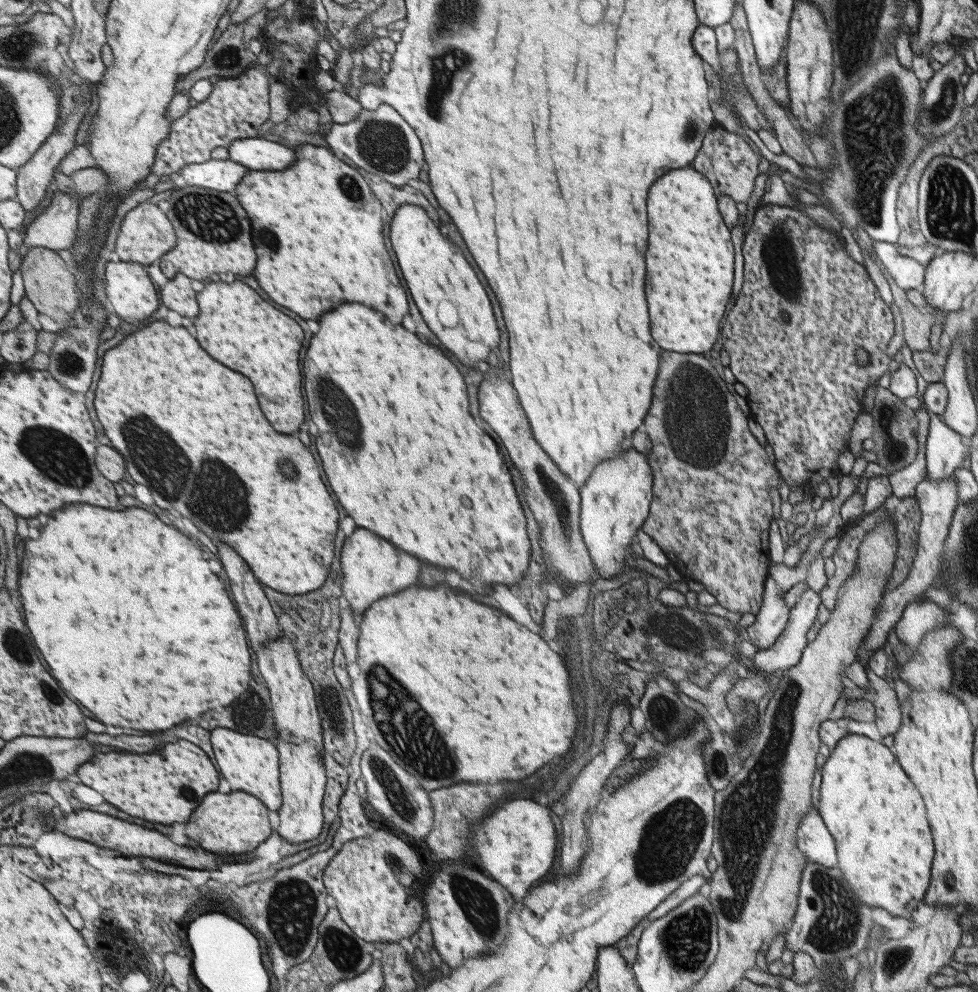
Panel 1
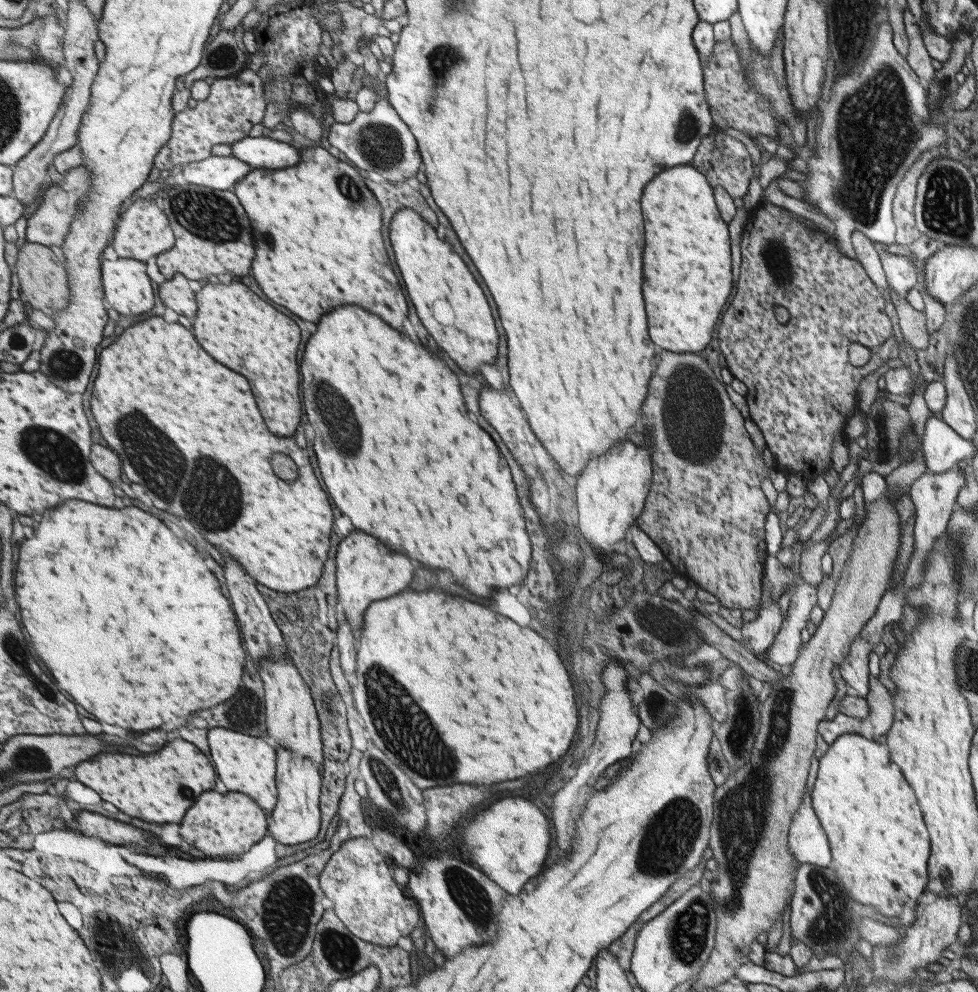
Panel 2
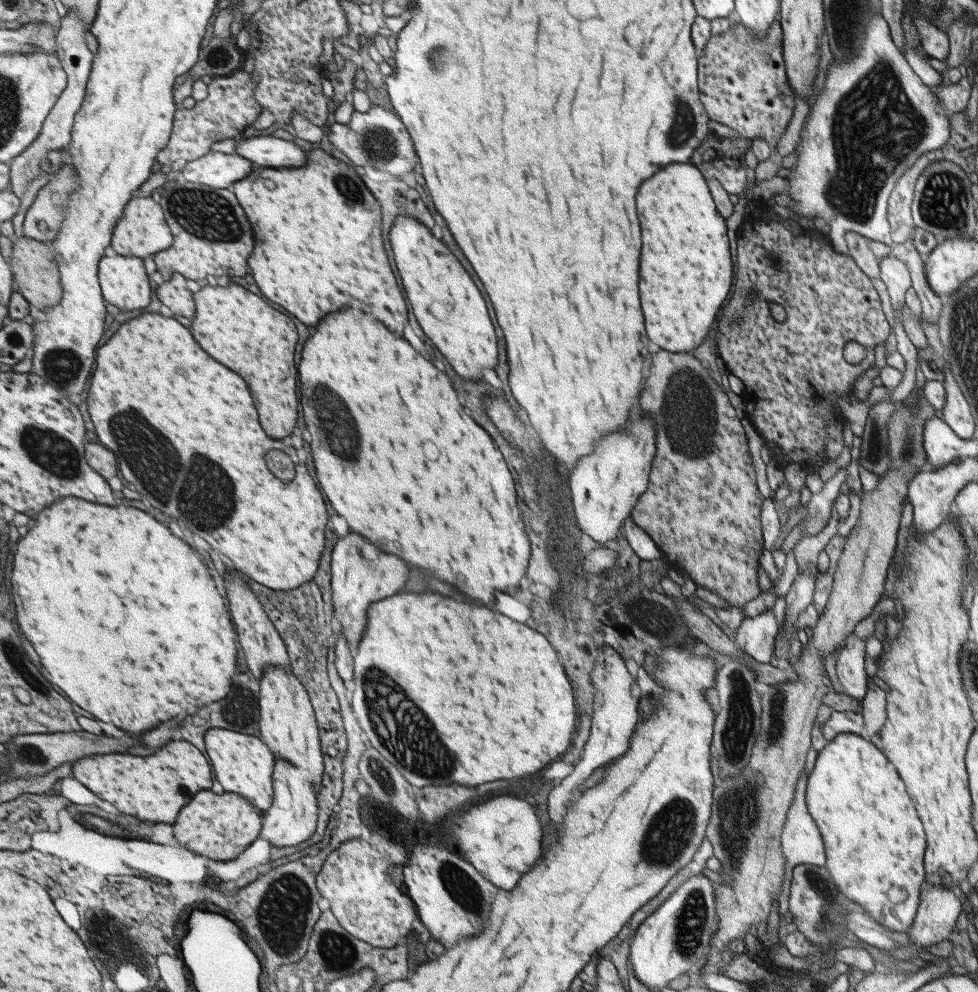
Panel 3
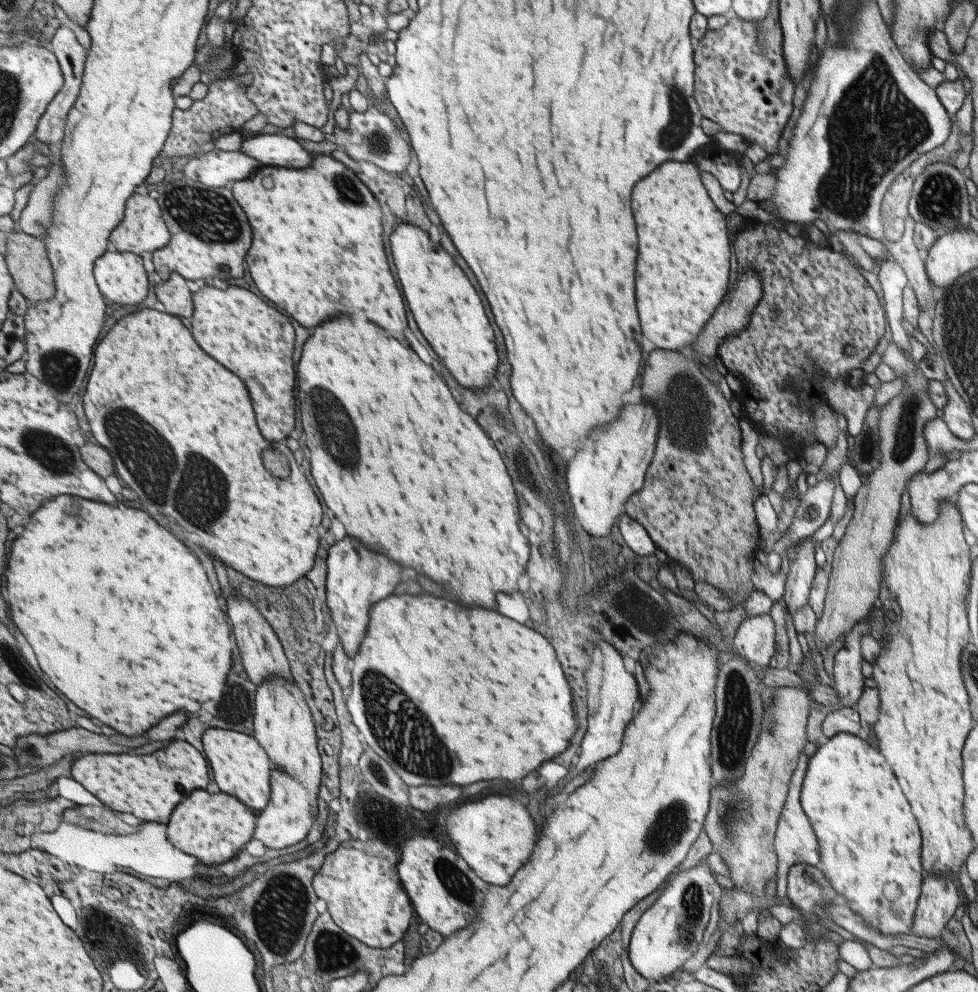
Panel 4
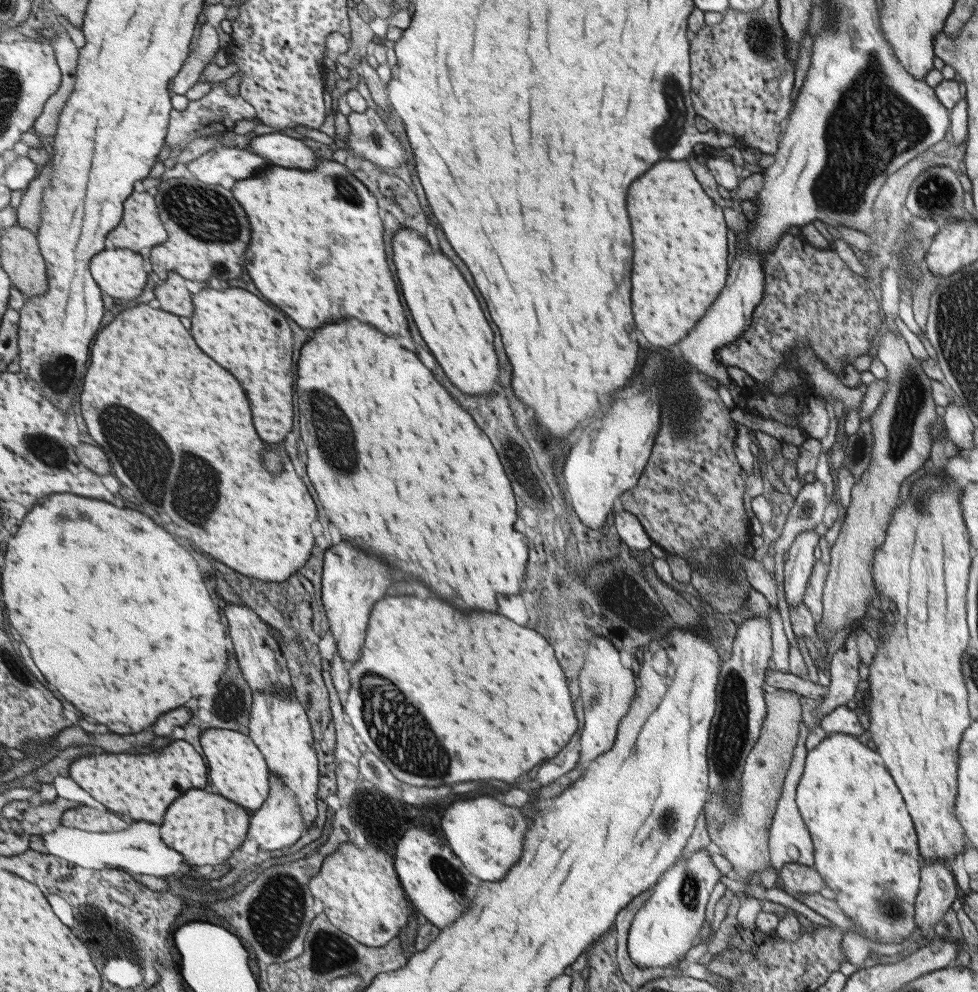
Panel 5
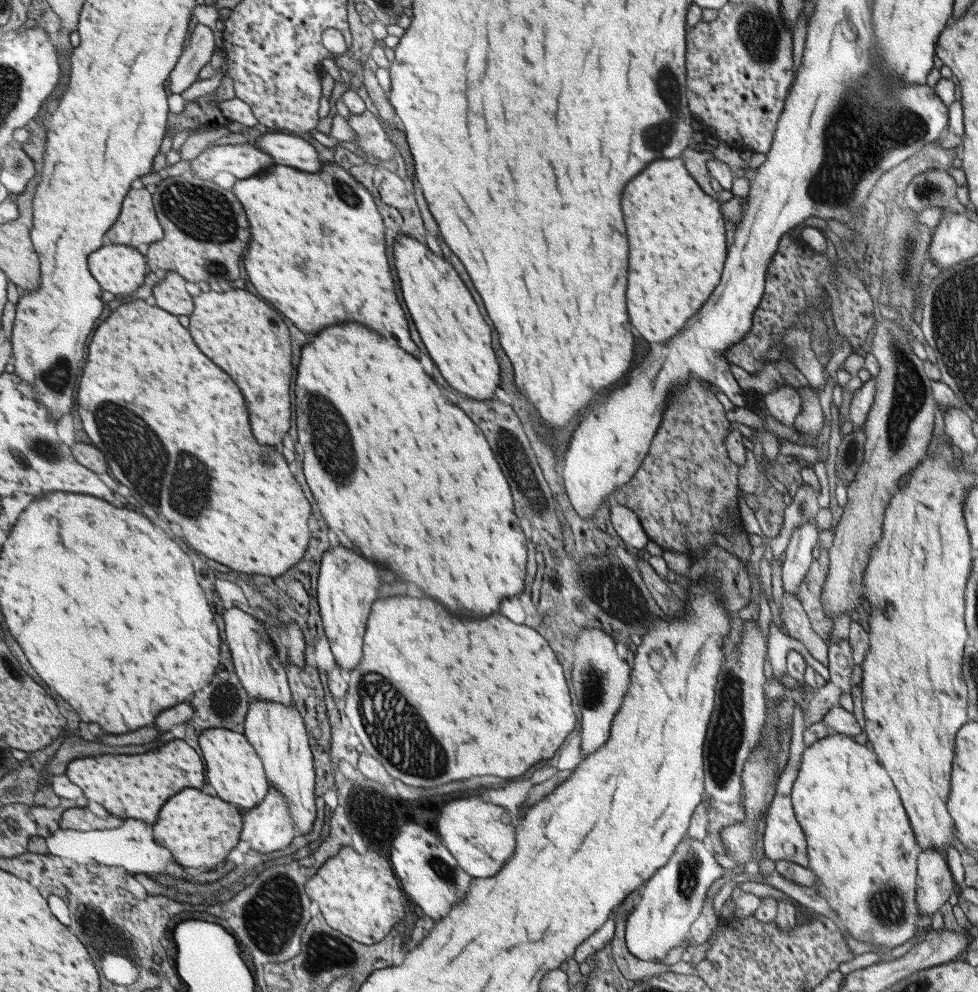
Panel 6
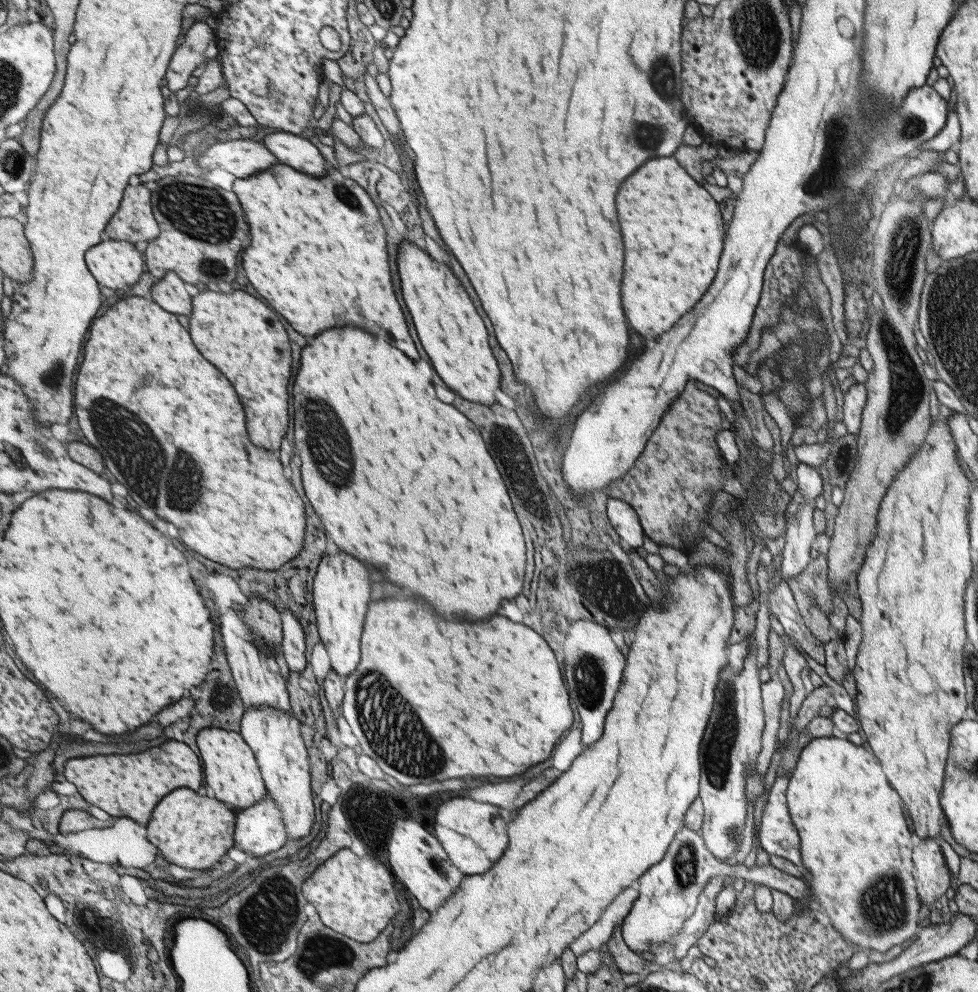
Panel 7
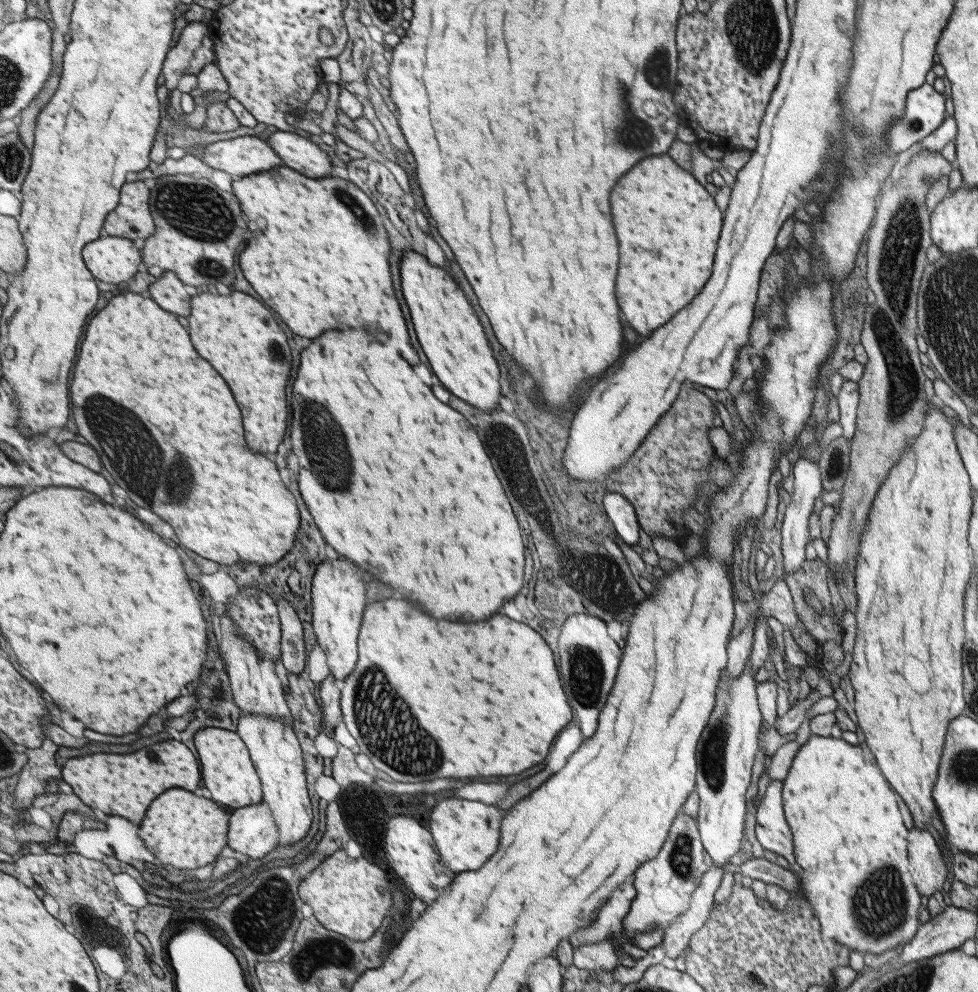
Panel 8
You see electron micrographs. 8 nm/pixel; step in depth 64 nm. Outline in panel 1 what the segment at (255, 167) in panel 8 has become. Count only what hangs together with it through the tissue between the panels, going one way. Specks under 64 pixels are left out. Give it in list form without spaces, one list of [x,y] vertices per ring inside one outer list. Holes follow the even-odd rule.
[[[211,159],[203,164],[187,165],[180,174],[189,186],[231,192],[245,178],[249,168],[234,160]]]

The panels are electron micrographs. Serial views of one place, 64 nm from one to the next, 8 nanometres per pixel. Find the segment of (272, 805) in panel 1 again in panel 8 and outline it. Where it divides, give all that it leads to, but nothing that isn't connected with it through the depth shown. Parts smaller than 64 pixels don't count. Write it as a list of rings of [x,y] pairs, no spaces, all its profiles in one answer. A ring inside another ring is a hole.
[[[207,727],[197,734],[195,750],[203,762],[203,780],[208,790],[213,792],[213,800],[231,811],[249,805],[257,805],[264,800],[262,777],[250,755],[250,748],[239,736],[225,728]]]

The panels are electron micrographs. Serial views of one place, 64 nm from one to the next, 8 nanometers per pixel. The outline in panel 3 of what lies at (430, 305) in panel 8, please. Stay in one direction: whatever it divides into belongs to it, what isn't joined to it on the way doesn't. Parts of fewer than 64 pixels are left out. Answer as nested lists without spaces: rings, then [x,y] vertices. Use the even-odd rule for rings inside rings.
[[[403,212],[391,224],[389,240],[395,268],[403,276],[403,288],[407,288],[407,300],[411,300],[421,330],[461,378],[481,378],[481,370],[497,364],[497,342],[485,300],[473,280],[443,242],[435,240],[423,224],[403,216]]]

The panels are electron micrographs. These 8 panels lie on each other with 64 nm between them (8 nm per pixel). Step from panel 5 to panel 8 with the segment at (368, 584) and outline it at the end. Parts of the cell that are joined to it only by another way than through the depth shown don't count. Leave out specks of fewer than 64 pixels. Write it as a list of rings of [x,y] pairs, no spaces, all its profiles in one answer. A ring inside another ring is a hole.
[[[347,558],[321,563],[312,582],[312,601],[318,644],[327,656],[331,673],[335,674],[337,680],[345,680],[355,670],[355,644],[361,624],[361,612],[365,606],[365,584],[359,576],[359,568]]]

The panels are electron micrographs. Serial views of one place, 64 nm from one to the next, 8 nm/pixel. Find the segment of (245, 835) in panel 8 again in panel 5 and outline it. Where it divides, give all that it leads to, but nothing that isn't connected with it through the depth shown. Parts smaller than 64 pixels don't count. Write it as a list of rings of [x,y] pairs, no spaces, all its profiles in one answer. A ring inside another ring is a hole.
[[[275,775],[270,779],[270,798],[259,810],[252,811],[248,838],[256,840],[264,850],[281,850],[301,840],[306,830],[305,822],[298,794],[281,777]]]

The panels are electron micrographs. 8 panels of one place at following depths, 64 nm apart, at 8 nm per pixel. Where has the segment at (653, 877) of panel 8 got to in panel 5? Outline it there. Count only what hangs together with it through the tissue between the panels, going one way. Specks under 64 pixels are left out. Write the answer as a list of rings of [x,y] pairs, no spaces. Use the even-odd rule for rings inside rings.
[[[700,848],[694,852],[689,858],[680,858],[672,864],[658,882],[649,888],[644,905],[634,914],[633,920],[628,928],[626,938],[626,949],[631,962],[639,968],[667,968],[675,962],[679,962],[687,950],[693,946],[697,932],[700,932],[700,926],[703,924],[703,916],[705,916],[705,904],[709,900],[709,894],[715,886],[715,882],[719,880],[721,873],[711,863],[709,853]]]

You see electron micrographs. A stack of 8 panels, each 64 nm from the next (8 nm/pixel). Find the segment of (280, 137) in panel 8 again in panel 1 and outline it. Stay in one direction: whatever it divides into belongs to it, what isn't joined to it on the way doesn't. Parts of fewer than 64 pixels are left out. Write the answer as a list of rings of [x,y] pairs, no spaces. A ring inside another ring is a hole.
[[[260,136],[234,140],[228,150],[231,160],[251,170],[285,170],[295,162],[295,148]]]

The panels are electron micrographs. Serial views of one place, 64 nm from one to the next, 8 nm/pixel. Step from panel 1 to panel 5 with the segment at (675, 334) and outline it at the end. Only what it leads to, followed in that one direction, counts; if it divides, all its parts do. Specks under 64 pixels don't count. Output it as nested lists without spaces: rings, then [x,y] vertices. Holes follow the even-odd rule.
[[[662,160],[655,163],[655,168],[651,168],[651,172],[643,176],[643,180],[635,180],[635,184],[631,184],[631,220],[635,220],[635,280],[631,280],[631,284],[635,284],[635,324],[639,324],[639,332],[647,338],[647,342],[651,342],[653,346],[669,348],[679,340],[685,339],[689,330],[692,330],[697,320],[705,314],[707,306],[713,304],[713,300],[717,298],[719,290],[725,284],[727,242],[725,242],[725,222],[721,216],[721,207],[713,204],[703,194],[686,160]]]

